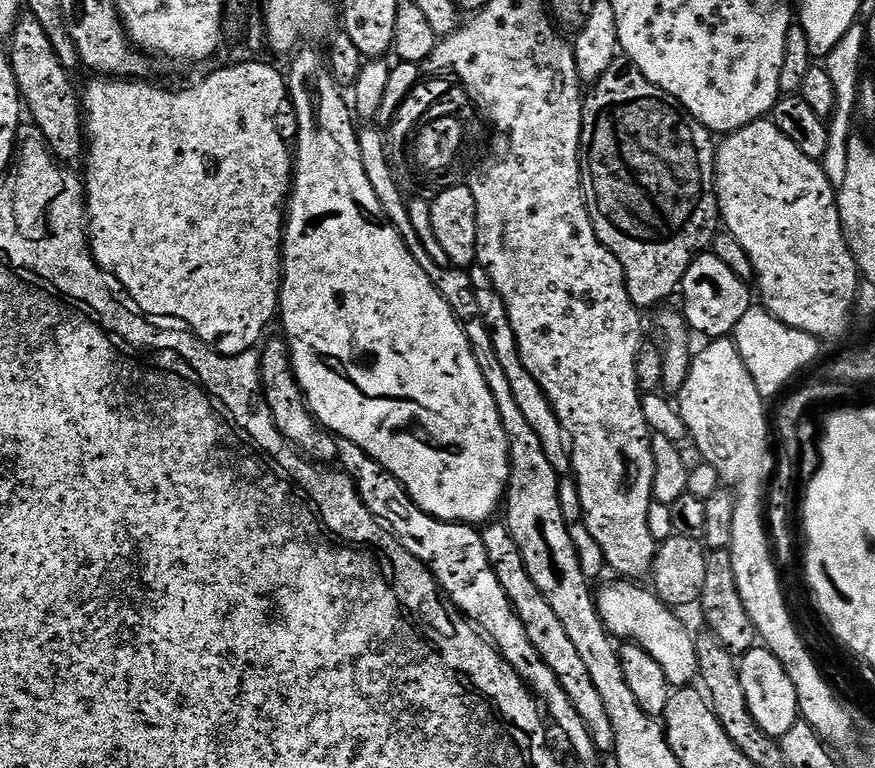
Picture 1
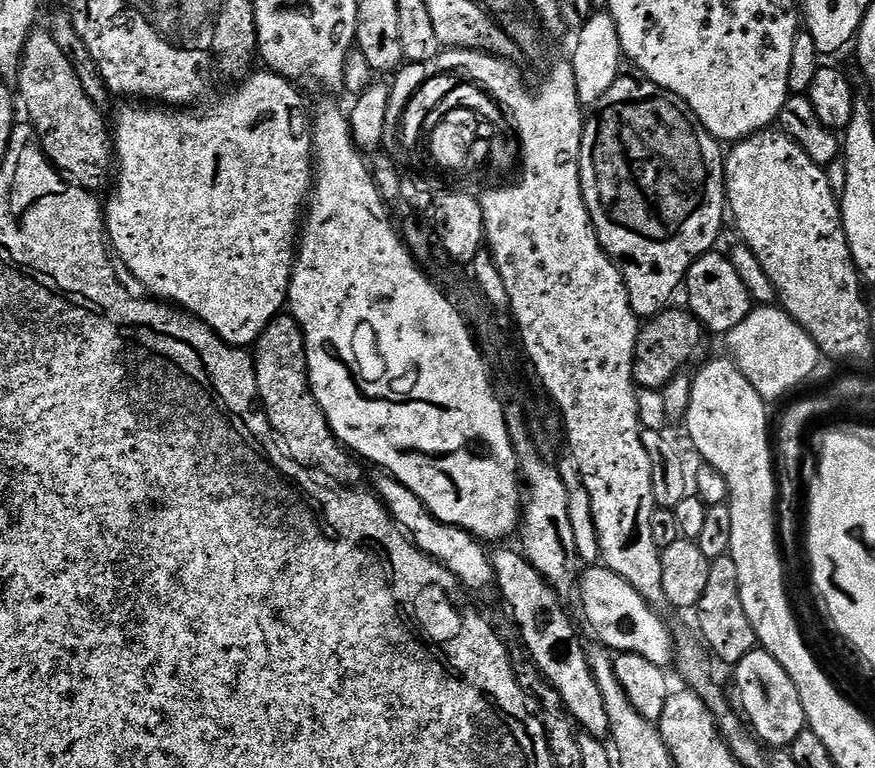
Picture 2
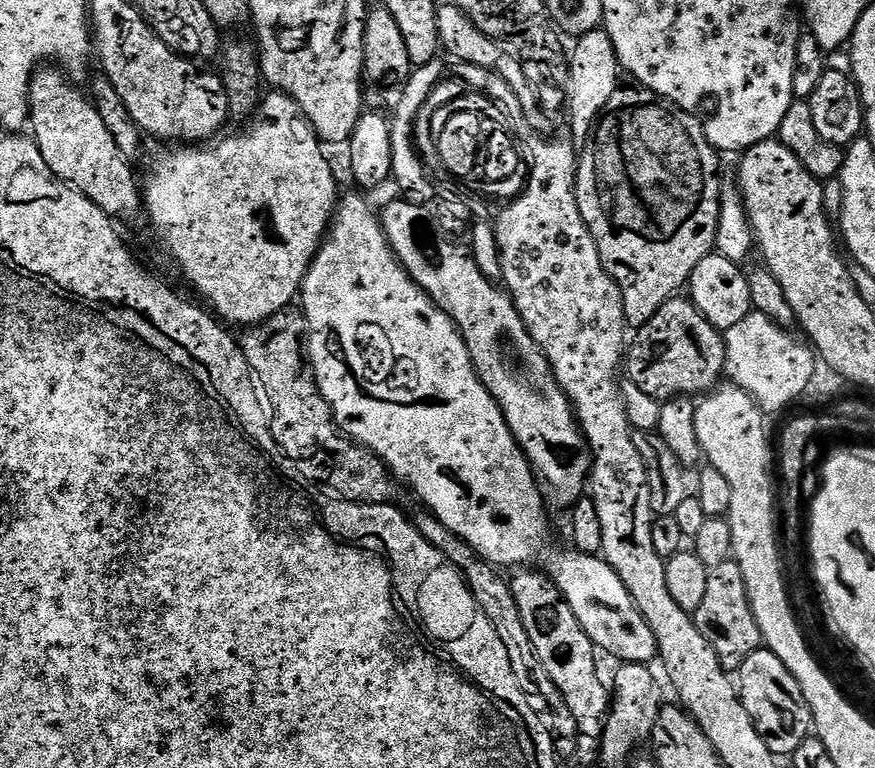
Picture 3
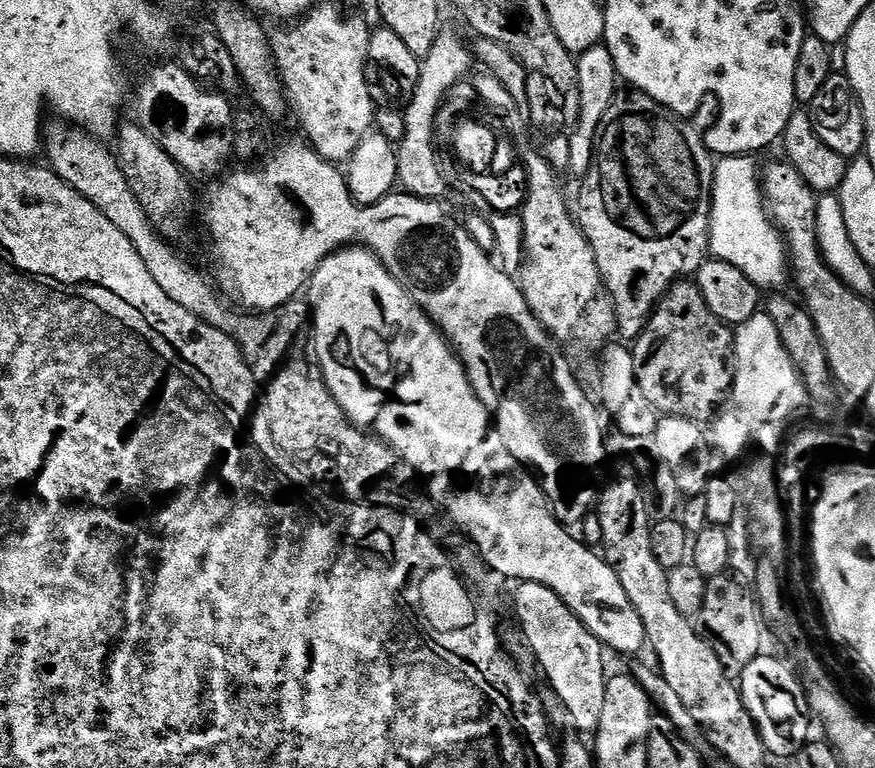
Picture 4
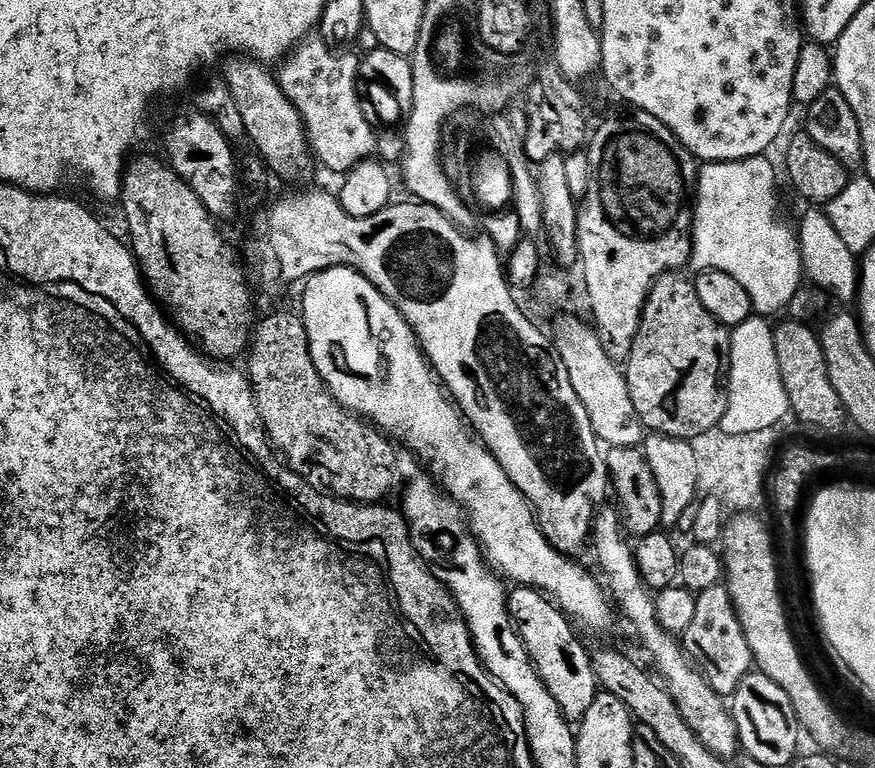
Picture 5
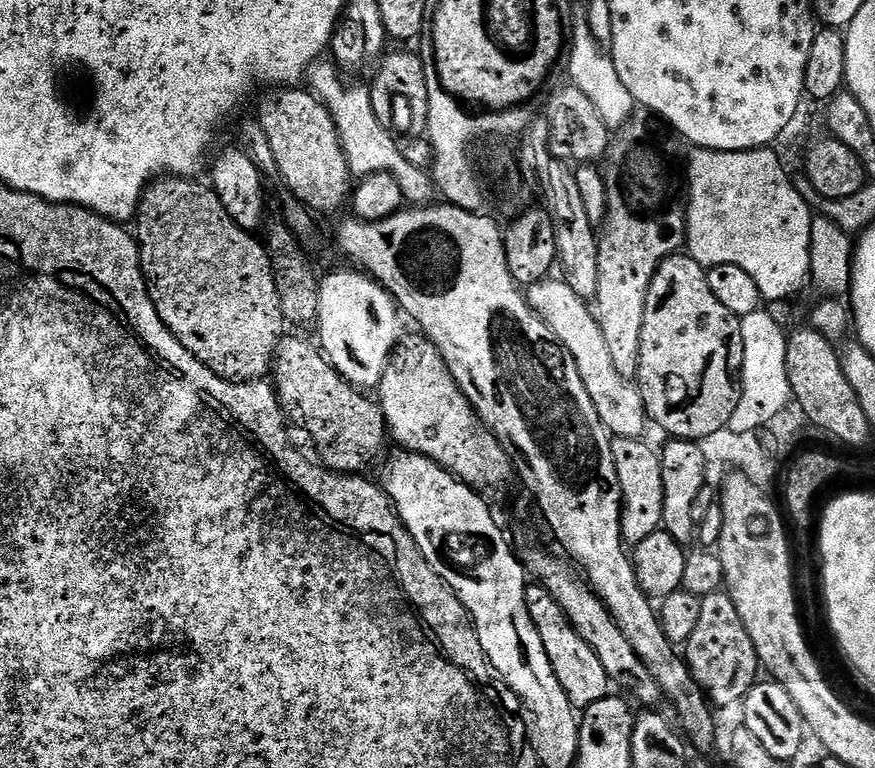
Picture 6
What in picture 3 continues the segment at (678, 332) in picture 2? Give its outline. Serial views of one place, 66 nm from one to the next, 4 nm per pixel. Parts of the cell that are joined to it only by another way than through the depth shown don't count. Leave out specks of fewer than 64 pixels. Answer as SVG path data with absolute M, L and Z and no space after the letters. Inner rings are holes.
M673 298L665 302L631 337L630 347L626 352L626 376L627 379L650 398L663 402L677 398L692 398L714 390L725 373L725 340L721 329L713 326L711 322L692 305L691 299Z

